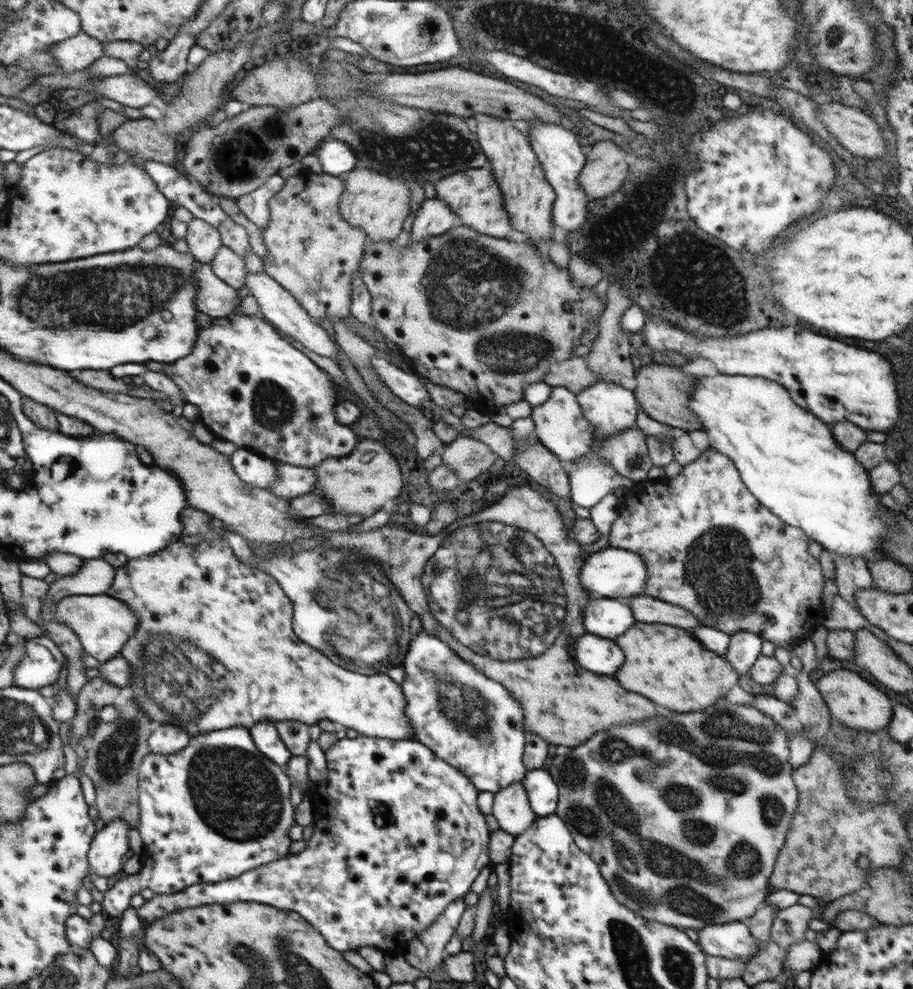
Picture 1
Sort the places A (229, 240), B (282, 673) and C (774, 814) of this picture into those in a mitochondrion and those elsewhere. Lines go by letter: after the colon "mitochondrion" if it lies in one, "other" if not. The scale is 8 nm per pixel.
A: other
B: other
C: mitochondrion

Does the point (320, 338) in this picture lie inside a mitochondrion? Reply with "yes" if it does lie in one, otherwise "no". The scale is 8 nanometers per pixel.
no

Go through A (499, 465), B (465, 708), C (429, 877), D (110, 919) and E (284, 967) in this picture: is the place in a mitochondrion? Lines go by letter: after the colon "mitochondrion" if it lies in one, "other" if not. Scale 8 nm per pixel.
A: other
B: mitochondrion
C: other
D: other
E: mitochondrion

